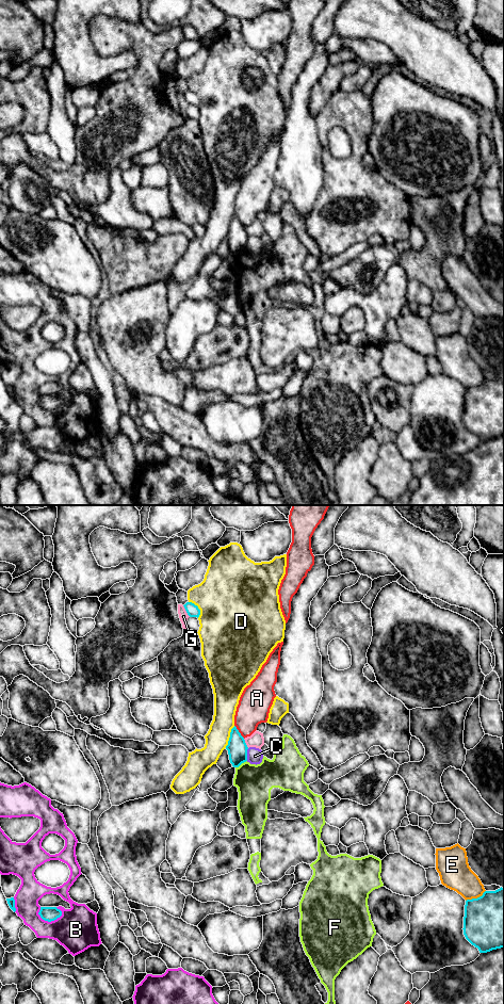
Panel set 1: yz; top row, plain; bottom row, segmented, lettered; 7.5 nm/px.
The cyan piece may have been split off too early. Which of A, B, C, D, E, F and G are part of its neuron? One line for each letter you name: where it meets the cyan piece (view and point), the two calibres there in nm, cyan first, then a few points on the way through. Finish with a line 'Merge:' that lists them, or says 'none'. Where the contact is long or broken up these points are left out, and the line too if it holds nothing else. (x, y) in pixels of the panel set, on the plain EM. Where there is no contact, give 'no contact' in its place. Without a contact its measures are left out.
Merge: none

